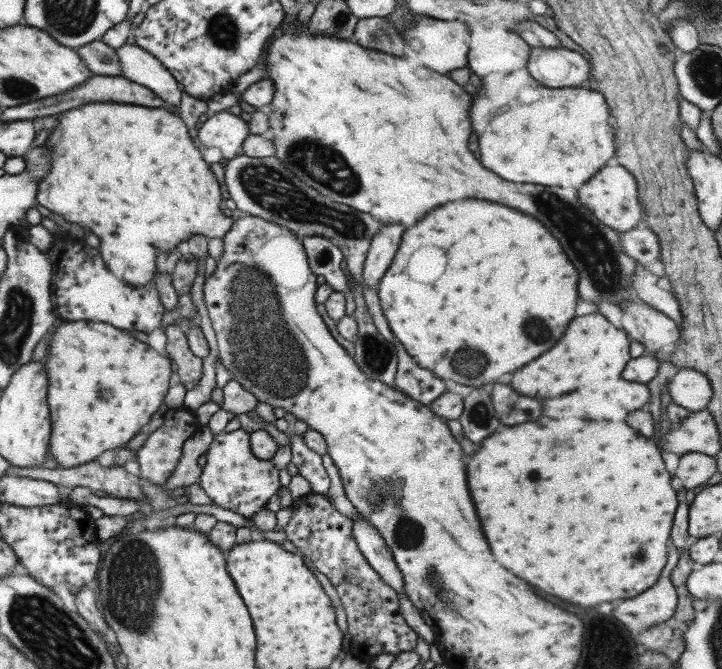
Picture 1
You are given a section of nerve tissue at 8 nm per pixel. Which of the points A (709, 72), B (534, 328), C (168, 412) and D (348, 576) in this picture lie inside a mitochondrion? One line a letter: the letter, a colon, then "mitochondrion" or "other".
A: mitochondrion
B: mitochondrion
C: other
D: mitochondrion

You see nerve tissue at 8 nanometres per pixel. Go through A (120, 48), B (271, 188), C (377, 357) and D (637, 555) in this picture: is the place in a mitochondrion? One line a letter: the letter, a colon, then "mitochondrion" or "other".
A: other
B: mitochondrion
C: mitochondrion
D: mitochondrion

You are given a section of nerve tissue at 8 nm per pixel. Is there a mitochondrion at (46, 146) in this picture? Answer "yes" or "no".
no

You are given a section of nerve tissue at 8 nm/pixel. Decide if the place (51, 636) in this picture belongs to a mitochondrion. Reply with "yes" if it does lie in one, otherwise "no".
yes

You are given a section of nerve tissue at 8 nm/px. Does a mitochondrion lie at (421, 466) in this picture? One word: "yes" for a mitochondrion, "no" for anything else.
no

